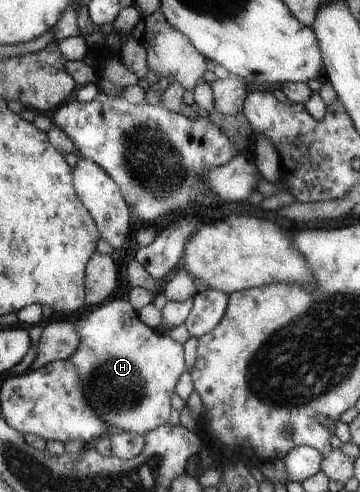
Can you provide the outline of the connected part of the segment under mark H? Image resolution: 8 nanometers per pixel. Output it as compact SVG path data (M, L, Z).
M113 299L99 305L97 309L79 317L72 324L75 333L79 335L79 345L68 359L79 375L79 383L83 383L82 391L87 403L91 403L95 415L99 415L99 419L107 423L108 432L125 431L143 436L147 431L167 423L172 410L170 399L175 383L179 375L186 371L182 344L173 341L169 336L165 337L160 330L141 323L131 304L121 299Z

